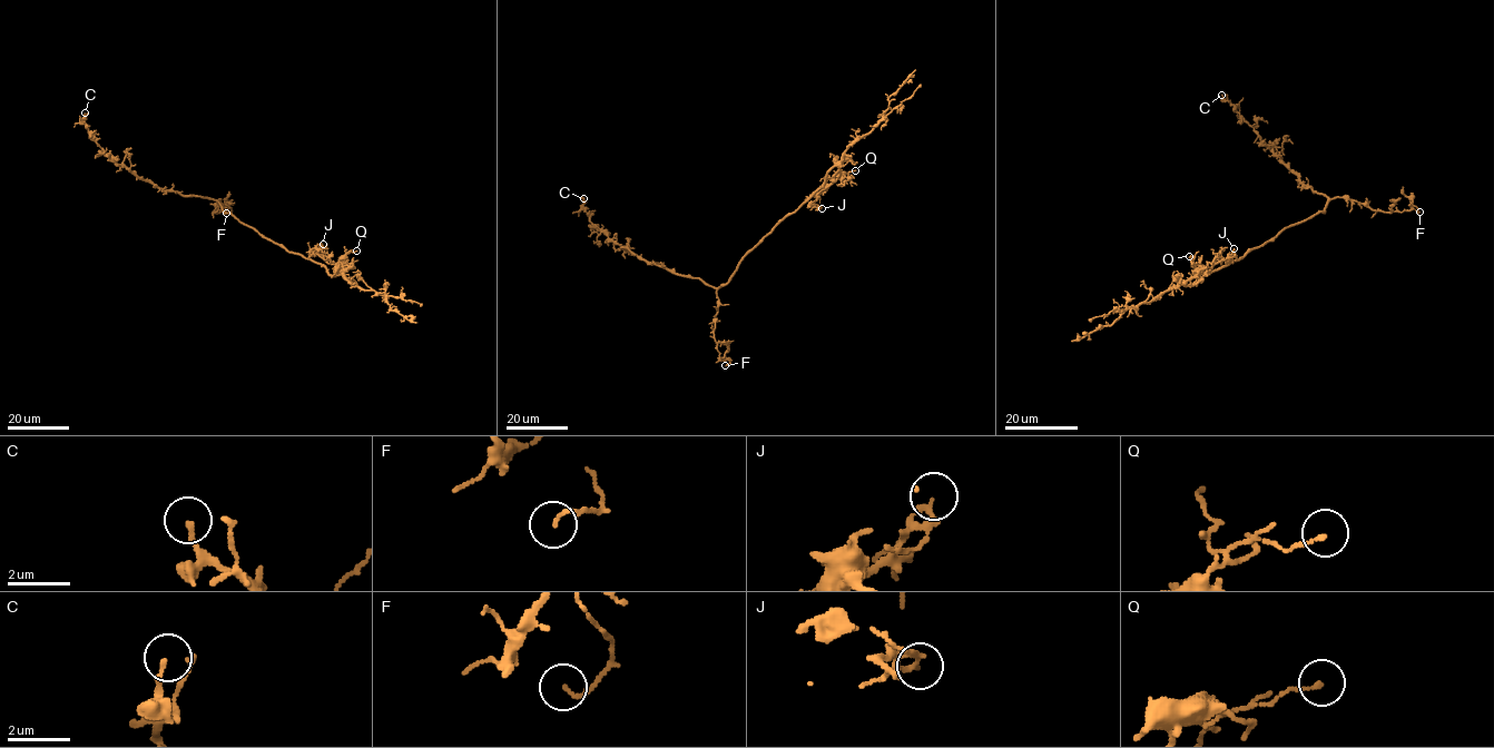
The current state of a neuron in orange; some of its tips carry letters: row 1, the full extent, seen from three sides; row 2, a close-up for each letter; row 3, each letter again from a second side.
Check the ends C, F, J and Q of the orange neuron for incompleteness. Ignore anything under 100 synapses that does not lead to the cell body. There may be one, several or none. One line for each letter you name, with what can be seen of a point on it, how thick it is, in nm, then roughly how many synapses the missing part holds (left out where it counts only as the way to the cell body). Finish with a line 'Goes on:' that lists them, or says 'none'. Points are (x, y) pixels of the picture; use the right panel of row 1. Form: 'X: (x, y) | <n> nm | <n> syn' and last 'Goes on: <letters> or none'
Goes on: none

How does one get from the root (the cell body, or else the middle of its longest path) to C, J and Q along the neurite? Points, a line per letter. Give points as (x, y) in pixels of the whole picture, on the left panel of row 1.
C: (255, 229), (225, 212), (212, 198), (165, 190), (117, 165), (91, 138), (85, 122), (85, 112)
J: (255, 229), (290, 252), (308, 258), (313, 248), (318, 248), (323, 257), (315, 252), (323, 244)
Q: (255, 229), (290, 252), (308, 258), (313, 248), (318, 248), (332, 264), (338, 265), (349, 252), (356, 251)

